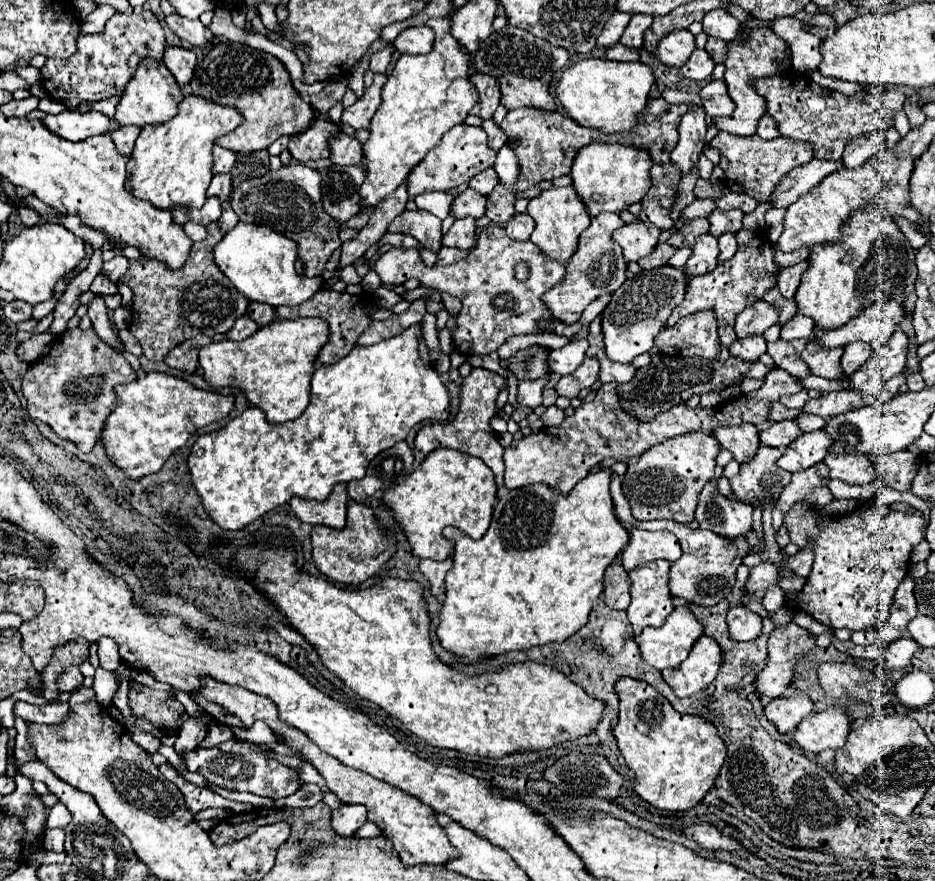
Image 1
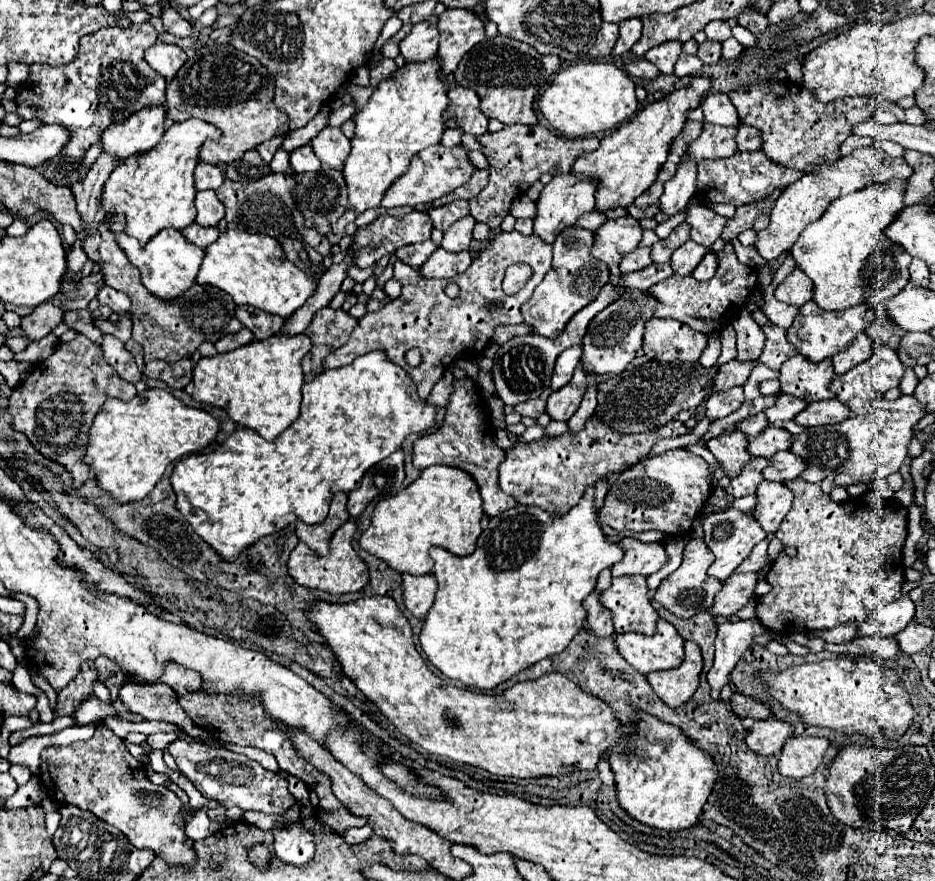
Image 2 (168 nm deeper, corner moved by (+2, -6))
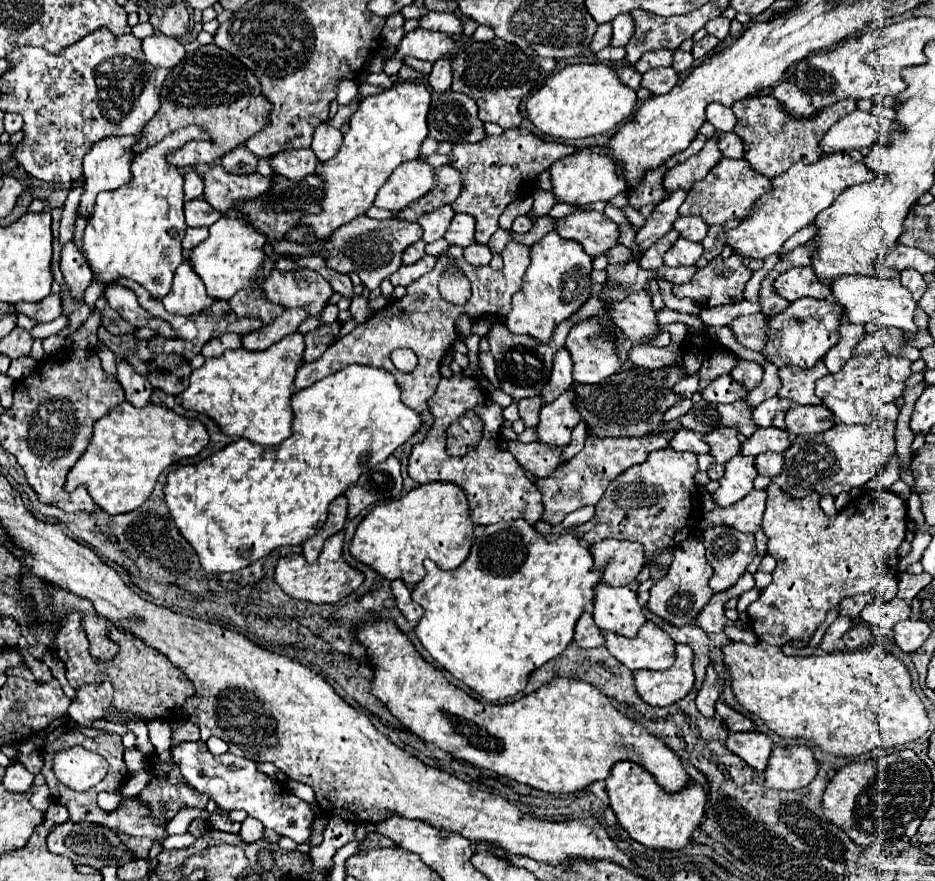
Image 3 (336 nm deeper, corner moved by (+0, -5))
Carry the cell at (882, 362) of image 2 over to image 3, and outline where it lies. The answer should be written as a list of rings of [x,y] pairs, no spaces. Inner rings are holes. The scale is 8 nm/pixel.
[[[886,350],[862,358],[850,358],[840,372],[826,374],[816,382],[816,396],[834,414],[840,424],[864,424],[874,422],[882,404],[896,402],[906,388],[906,380],[912,374],[912,362],[906,358],[890,356]]]

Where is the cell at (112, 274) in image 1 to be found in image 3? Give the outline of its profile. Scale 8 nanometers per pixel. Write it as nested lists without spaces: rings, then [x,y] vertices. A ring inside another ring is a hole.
[[[58,294],[48,296],[48,298],[44,298],[44,302],[36,302],[36,304],[30,304],[30,302],[18,302],[16,304],[16,314],[24,314],[36,322],[50,322],[62,314],[60,310],[62,308],[60,308],[60,296]]]

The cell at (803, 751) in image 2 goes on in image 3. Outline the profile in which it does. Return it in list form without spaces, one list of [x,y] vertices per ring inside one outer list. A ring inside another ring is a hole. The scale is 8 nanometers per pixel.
[[[806,746],[774,748],[764,770],[764,786],[774,790],[796,790],[808,786],[818,772],[818,762]]]

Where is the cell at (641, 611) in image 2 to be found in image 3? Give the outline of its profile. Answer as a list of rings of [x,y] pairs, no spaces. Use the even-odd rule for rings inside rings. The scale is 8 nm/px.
[[[638,582],[630,586],[604,586],[594,588],[594,612],[592,618],[600,630],[610,630],[614,634],[634,638],[636,630],[644,624],[644,614],[638,604]]]

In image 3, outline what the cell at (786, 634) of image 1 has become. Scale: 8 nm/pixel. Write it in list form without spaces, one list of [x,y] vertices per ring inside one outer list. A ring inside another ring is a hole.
[[[716,702],[716,714],[722,718],[722,722],[726,724],[730,732],[752,732],[754,730],[754,724],[746,716],[742,716],[740,712],[732,710],[730,706],[722,702]]]

